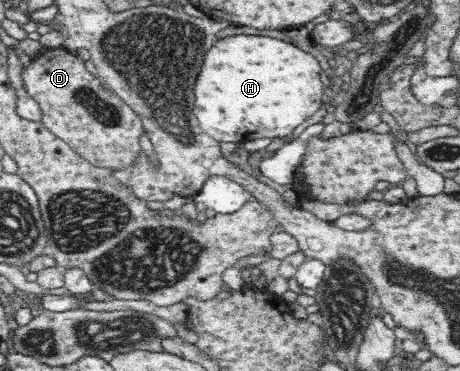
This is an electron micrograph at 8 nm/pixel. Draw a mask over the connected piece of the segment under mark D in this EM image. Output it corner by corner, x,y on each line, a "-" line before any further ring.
59,47
46,49
38,57
32,58
31,62
30,66
22,70
22,82
25,94
42,107
42,118
39,122
44,123
57,138
66,142
75,154
84,157
94,166
122,170
138,160
138,156
141,155
140,137
145,134
141,118
118,95
104,89
100,78
88,72
85,62
80,57

